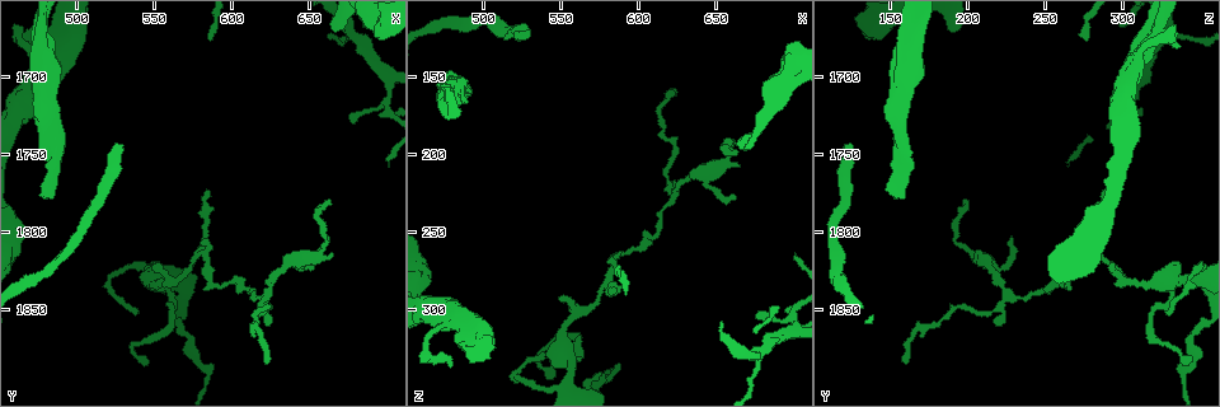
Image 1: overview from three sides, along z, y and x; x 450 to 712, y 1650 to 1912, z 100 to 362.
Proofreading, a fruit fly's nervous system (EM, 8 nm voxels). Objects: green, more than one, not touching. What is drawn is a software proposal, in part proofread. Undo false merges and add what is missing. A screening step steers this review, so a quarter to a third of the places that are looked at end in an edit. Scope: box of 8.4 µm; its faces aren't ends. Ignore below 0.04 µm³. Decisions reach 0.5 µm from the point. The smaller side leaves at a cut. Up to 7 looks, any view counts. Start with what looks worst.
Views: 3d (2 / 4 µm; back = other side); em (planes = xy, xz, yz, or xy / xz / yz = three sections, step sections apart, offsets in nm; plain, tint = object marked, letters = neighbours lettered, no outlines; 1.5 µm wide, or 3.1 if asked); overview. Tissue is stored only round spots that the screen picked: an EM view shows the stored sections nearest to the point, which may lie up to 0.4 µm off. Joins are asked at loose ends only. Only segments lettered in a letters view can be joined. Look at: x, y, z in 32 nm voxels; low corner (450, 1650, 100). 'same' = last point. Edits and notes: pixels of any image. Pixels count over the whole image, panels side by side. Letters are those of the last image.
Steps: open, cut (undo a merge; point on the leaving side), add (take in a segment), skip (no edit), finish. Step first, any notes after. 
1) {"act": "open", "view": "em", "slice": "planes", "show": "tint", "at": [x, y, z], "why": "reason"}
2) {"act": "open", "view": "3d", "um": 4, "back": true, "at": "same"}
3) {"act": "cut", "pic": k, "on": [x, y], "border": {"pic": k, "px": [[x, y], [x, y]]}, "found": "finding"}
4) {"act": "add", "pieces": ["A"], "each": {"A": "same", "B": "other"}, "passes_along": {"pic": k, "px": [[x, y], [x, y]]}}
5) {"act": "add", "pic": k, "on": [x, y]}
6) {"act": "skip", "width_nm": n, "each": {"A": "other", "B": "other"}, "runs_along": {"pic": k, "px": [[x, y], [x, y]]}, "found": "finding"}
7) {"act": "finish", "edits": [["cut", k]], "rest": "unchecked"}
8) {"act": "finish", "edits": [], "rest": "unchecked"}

{"act": "open", "view": "3d", "um": 2, "at": [480, 1778, 158], "why": "end of a long branch"}

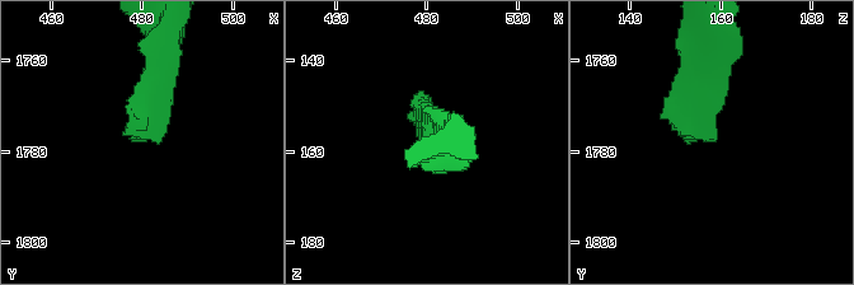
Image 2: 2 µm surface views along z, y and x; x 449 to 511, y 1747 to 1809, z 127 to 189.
{"act": "open", "view": "em", "slice": "planes", "show": "letters", "at": [481, 1778, 157], "why": "shape alone is not enough"}

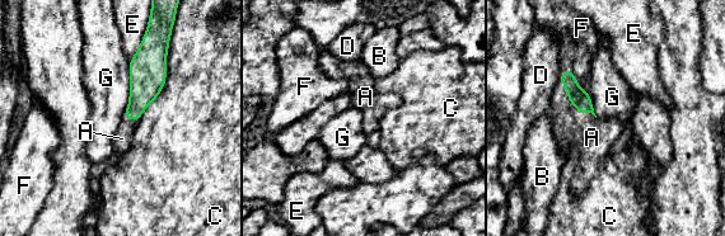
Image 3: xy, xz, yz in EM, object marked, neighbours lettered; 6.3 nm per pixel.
{"act": "add", "pieces": ["A"], "each": {"A": "same", "B": "other", "C": "other", "D": "other", "E": "other", "F": "other", "G": "other"}, "passes_along": {"pic": 3, "px": [[579, 98], [571, 104], [592, 137]]}, "found": "it goes on there"}

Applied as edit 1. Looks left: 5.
{"act": "open", "view": "3d", "um": 2, "at": [664, 1670, 194], "why": "branch stops here"}

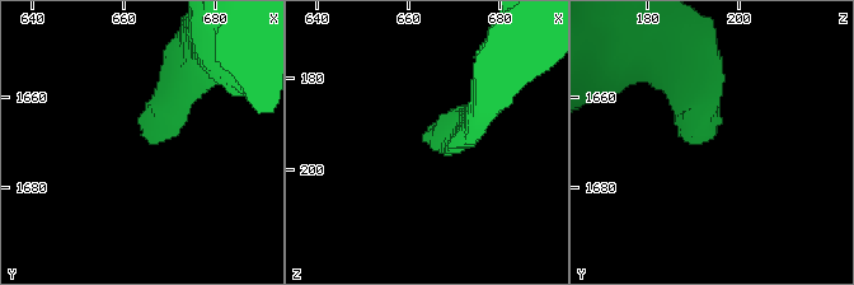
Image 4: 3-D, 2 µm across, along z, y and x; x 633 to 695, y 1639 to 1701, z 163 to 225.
{"act": "open", "view": "em", "slice": "xy", "step": 8, "show": "tint", "at": [666, 1670, 192]}

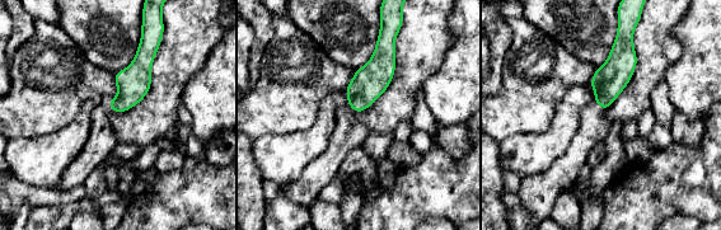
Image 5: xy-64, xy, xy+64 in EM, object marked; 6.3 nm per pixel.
{"act": "open", "view": "em", "slice": "planes", "show": "letters", "at": "same", "why": "cut it another way"}

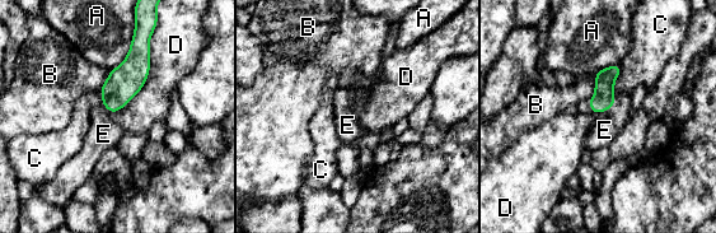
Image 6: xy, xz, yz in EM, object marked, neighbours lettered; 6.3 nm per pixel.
{"act": "add", "pieces": ["E"], "width_nm": 140, "each": {"A": "other", "B": "other", "C": "other", "D": "other", "E": "same"}, "passes_along": {"pic": 6, "px": [[603, 99], [608, 108], [604, 130]]}, "found": "the cell continues"}

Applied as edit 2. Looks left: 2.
{"act": "open", "view": "em", "slice": "planes", "show": "letters", "at": [556, 1832, 340], "why": "calibre changes"}

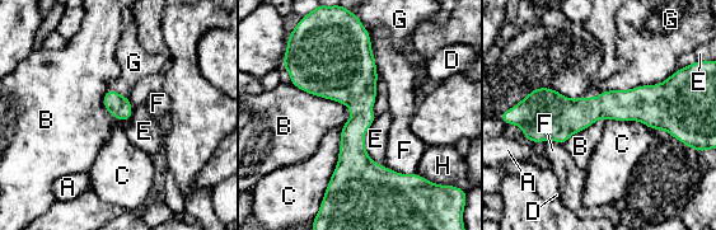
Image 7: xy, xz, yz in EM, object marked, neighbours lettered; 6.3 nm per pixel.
{"act": "skip", "each": {"A": "other", "B": "other", "C": "other", "D": "other", "E": "other", "F": "other", "G": "other", "H": "other"}, "border": {"pic": 7, "px": [[290, 83], [345, 106]]}, "found": "continuous, no second cell"}

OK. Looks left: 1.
{"act": "finish", "edits": [["add", 3], ["add", 6]], "rest": "unchecked"}

